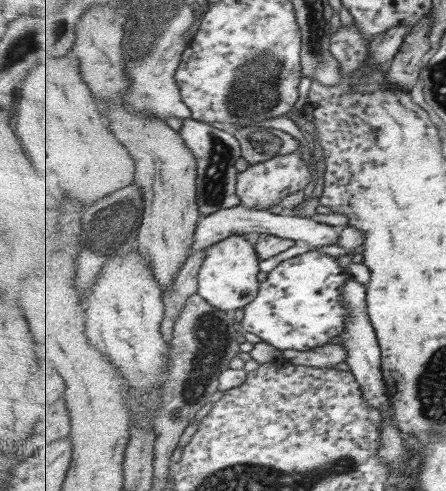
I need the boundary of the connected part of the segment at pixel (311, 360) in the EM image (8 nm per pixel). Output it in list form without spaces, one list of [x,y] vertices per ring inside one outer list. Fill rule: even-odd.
[[[331,342],[314,349],[304,351],[287,349],[283,351],[283,361],[296,365],[314,366],[315,368],[334,367],[346,360],[346,348]]]

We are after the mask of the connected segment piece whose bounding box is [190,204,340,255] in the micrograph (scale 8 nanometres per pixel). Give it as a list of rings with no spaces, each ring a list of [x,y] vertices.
[[[243,204],[234,206],[233,209],[223,209],[207,216],[201,216],[198,221],[198,230],[195,233],[195,242],[190,254],[195,254],[204,248],[208,248],[229,238],[233,235],[254,235],[272,234],[289,240],[304,240],[313,247],[327,246],[327,244],[338,244],[340,232],[337,232],[335,226],[319,223],[314,219],[299,217],[297,214],[293,216],[281,216],[267,211],[267,209],[257,210],[250,209]]]

